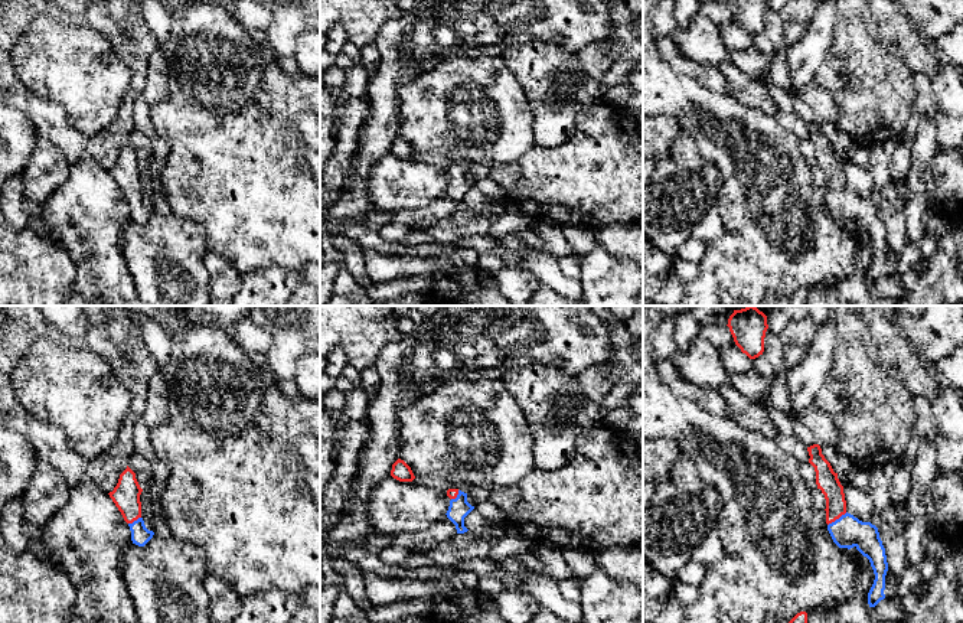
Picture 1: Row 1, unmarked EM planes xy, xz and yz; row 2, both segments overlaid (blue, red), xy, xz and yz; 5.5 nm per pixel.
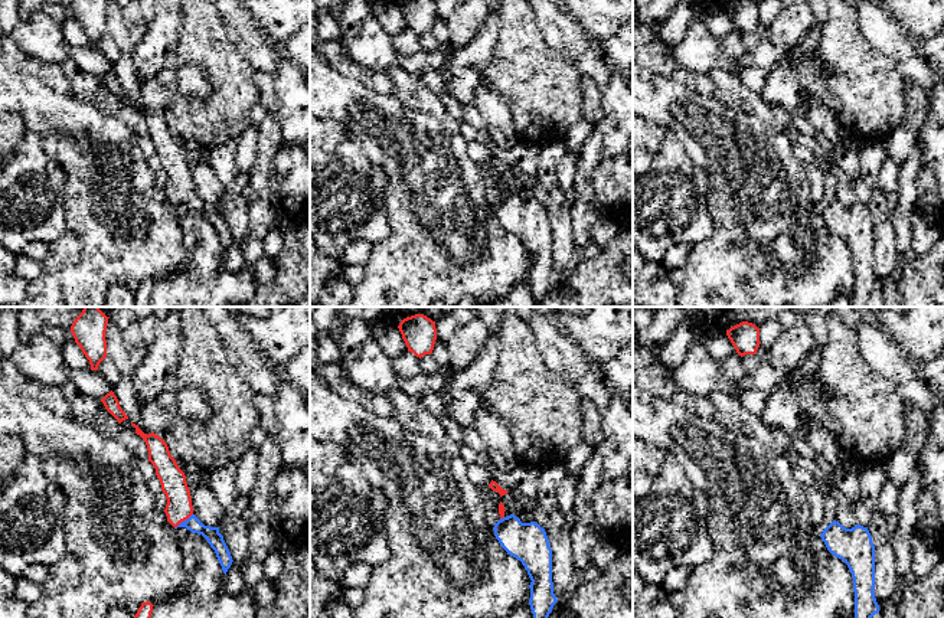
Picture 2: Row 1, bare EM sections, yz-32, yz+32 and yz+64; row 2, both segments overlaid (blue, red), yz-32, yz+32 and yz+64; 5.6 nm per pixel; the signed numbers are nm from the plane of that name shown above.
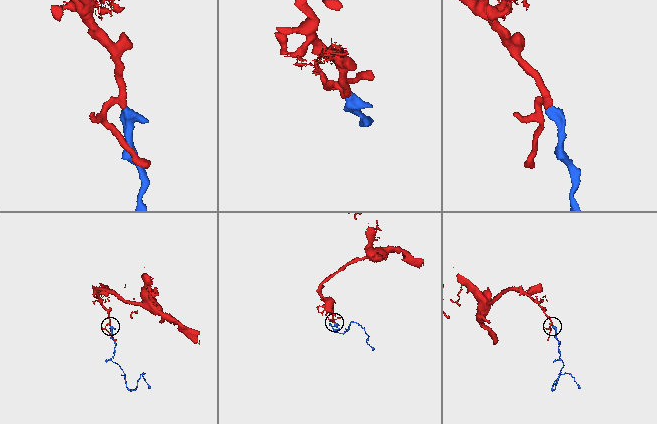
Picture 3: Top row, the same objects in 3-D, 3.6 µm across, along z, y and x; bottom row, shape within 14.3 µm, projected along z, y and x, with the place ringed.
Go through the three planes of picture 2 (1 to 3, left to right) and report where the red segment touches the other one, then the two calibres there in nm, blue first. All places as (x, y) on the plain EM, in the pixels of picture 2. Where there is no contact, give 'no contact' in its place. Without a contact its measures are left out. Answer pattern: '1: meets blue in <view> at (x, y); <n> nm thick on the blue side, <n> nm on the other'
1: meets blue in yz-32 at (185, 198); 90 nm thick on the blue side, 150 nm on the other
2: meets blue in yz+32 at (503, 195); 220 nm thick on the blue side, 40 nm on the other
3: no contact

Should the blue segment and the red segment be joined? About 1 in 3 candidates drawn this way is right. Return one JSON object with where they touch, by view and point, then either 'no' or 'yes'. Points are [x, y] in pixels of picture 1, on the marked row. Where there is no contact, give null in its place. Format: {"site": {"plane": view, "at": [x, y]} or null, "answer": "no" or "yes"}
{"site": {"plane": "yz", "at": [836, 519]}, "answer": "yes"}

